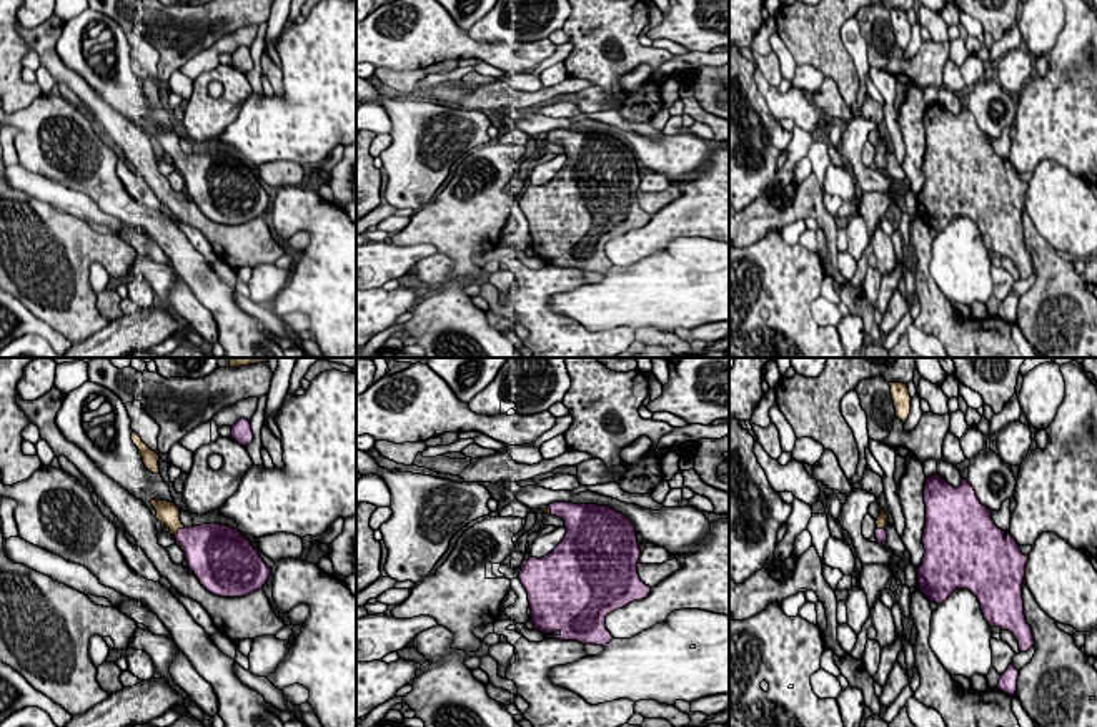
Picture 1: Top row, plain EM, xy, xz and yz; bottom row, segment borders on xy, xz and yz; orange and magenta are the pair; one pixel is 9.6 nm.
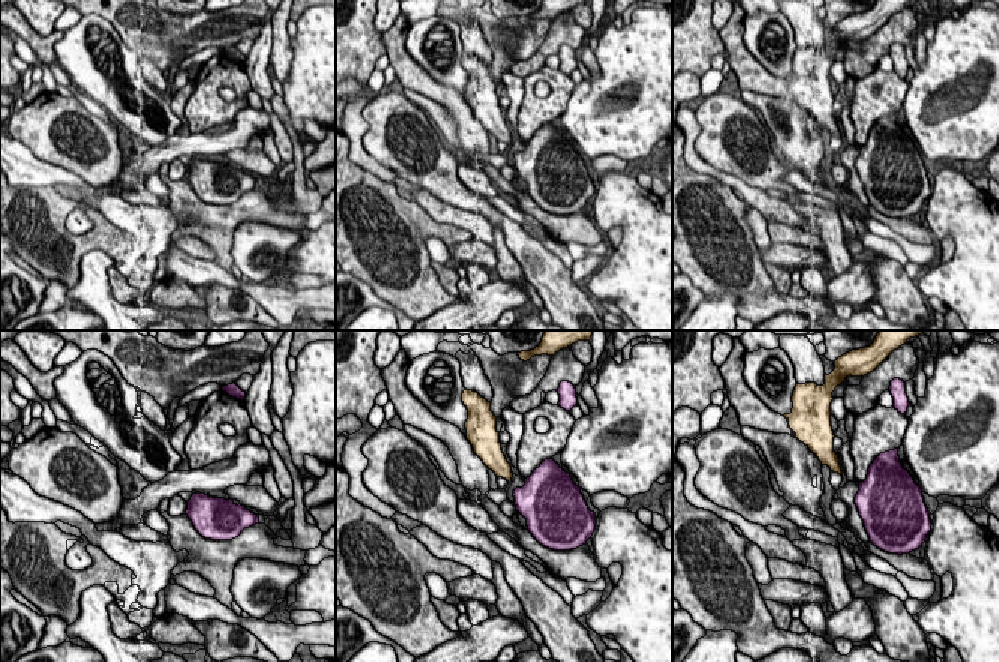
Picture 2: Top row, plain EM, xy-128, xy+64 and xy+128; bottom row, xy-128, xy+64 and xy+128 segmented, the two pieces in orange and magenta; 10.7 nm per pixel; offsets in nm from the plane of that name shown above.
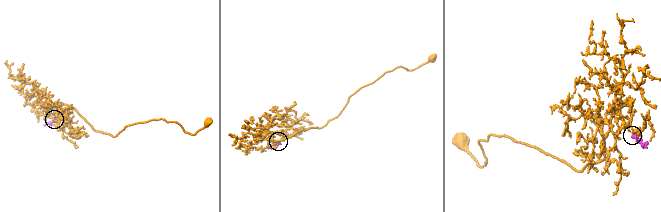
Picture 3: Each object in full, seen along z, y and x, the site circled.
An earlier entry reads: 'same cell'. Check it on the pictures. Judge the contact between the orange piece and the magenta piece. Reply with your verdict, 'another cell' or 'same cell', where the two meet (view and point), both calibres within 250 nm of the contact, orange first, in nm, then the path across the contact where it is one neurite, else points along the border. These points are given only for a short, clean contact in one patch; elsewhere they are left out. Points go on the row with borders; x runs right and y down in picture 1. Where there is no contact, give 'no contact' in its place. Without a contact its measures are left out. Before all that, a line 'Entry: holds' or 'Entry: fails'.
Entry: holds
same cell | xy (177, 531) | 220/340 nm | across xy (167, 513), (177, 531), (198, 543)

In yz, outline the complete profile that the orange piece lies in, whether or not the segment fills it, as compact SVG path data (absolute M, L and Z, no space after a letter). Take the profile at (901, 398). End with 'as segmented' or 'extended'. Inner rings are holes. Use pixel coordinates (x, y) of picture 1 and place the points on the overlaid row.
M889 383L889 386L891 386L891 396L896 409L896 418L899 418L904 423L911 414L911 399L912 399L907 384Z; as segmented

